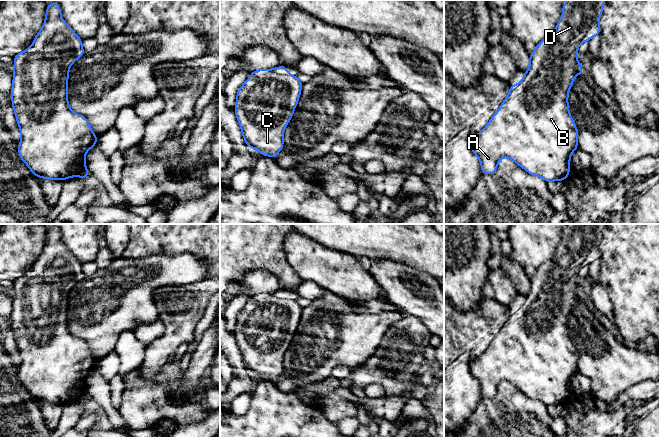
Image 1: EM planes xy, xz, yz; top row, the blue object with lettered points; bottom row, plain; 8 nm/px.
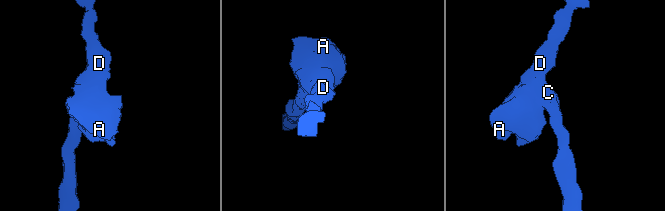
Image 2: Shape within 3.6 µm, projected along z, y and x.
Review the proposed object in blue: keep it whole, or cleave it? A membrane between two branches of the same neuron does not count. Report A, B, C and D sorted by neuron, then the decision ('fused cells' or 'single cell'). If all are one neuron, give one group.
A B C D | single cell

